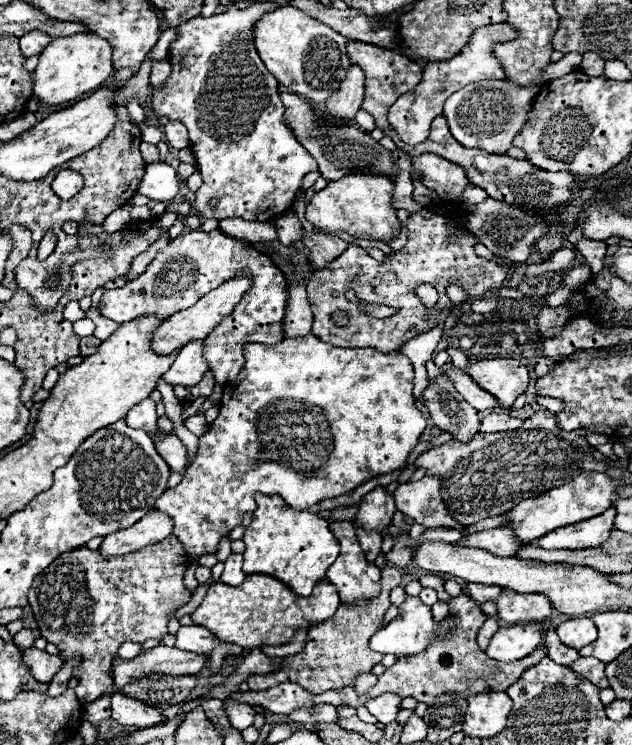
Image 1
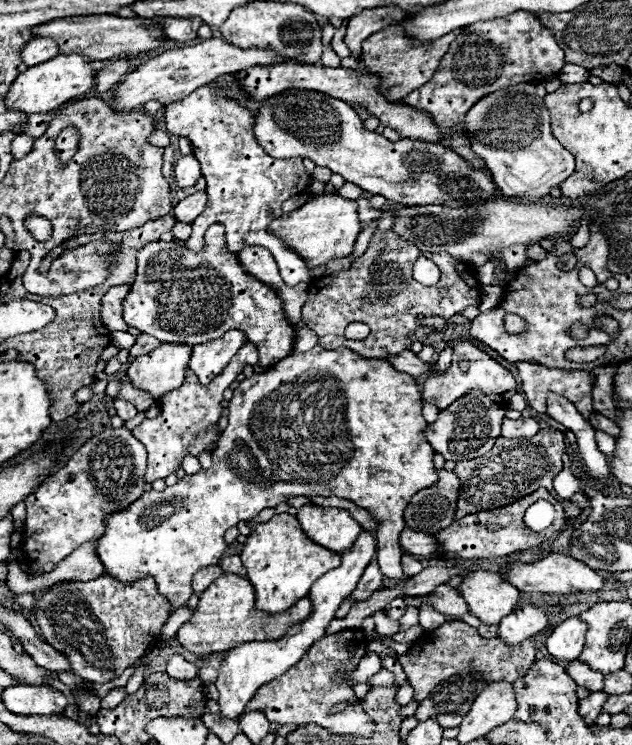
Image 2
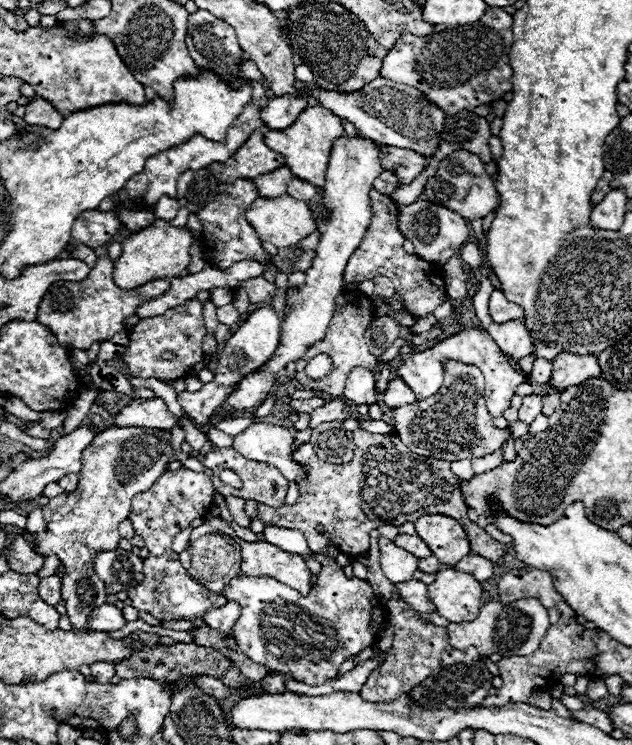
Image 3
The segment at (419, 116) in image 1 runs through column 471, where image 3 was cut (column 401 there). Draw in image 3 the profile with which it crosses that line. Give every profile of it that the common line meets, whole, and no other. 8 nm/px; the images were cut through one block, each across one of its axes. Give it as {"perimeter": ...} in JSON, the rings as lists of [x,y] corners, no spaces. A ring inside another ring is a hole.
{"perimeter":[[[488,6],[486,14],[474,24],[438,24],[426,38],[404,32],[398,44],[388,50],[380,76],[406,86],[416,86],[416,90],[426,94],[426,98],[432,98],[448,116],[458,110],[474,110],[476,106],[500,100],[512,90],[512,42],[512,16],[502,8]]]}

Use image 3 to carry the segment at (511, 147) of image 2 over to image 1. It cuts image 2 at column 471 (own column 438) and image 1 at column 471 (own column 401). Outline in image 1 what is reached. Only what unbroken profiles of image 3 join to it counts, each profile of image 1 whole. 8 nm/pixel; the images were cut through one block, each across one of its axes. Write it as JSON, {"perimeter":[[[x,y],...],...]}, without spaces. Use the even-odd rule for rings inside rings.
{"perimeter":[[[480,80],[448,96],[444,102],[444,118],[448,120],[452,136],[462,142],[462,146],[482,148],[490,154],[506,154],[526,114],[532,110],[538,90],[540,86],[526,86],[526,90],[522,90],[504,80]]]}

